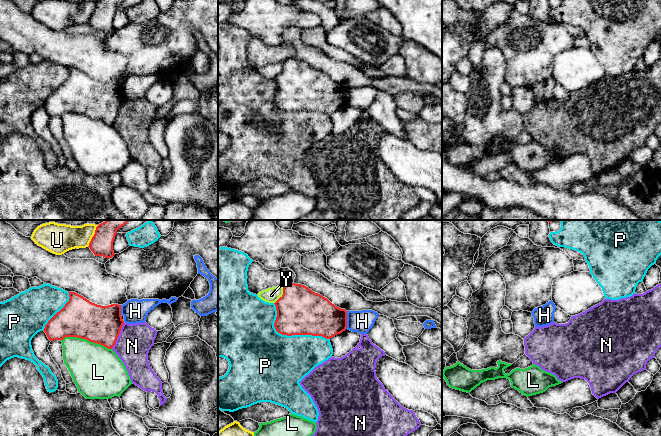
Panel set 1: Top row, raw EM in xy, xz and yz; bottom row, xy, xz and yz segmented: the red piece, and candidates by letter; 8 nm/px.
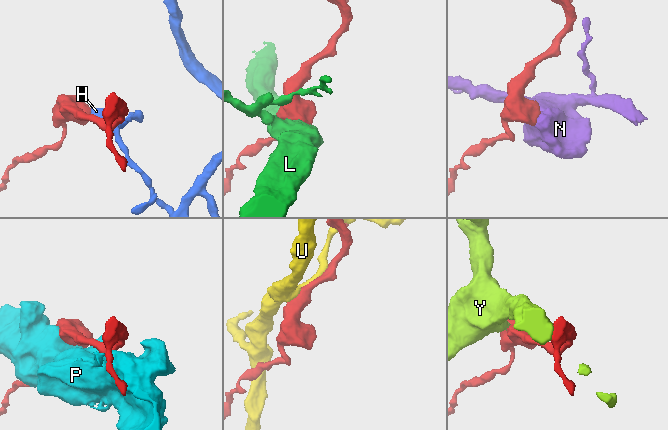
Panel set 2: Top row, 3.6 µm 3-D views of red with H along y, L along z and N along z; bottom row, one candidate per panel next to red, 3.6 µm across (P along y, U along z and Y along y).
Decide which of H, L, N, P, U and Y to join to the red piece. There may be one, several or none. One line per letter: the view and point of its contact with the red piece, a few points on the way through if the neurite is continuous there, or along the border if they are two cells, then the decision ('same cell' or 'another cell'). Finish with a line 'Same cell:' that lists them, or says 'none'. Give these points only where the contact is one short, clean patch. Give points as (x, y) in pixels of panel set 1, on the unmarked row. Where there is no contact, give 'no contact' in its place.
H: contact xz (346, 96); border xz (347, 87), (347, 102), (345, 104); another cell
L: contact xy (86, 115); another cell
N: contact xy (118, 111); border xy (124, 99), (115, 120), (111, 124); another cell
P: contact xz (289, 111); another cell
U: contact xy (93, 12); another cell
Y: contact xz (282, 71); another cell
Same cell: none

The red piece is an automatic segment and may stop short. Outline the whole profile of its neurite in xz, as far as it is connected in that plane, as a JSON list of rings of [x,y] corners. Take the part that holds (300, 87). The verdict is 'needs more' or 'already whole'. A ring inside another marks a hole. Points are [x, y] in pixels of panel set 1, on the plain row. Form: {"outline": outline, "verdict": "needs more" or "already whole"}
{"outline": [[[301,60],[283,61],[283,71],[274,80],[277,86],[274,103],[282,111],[312,111],[330,115],[347,104],[345,85],[335,82],[327,74]]], "verdict": "already whole"}

